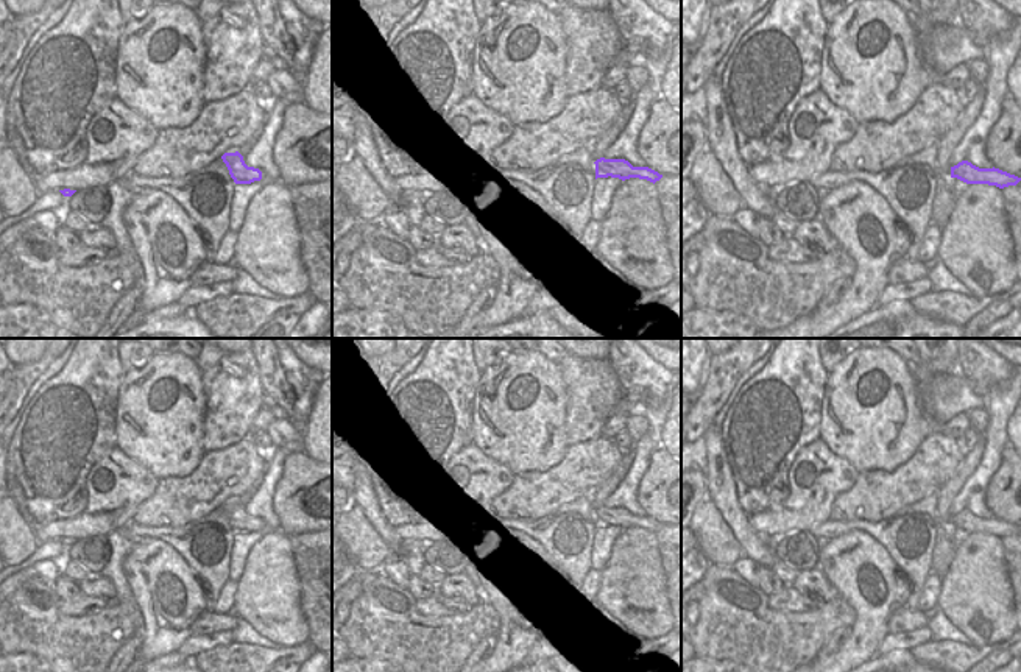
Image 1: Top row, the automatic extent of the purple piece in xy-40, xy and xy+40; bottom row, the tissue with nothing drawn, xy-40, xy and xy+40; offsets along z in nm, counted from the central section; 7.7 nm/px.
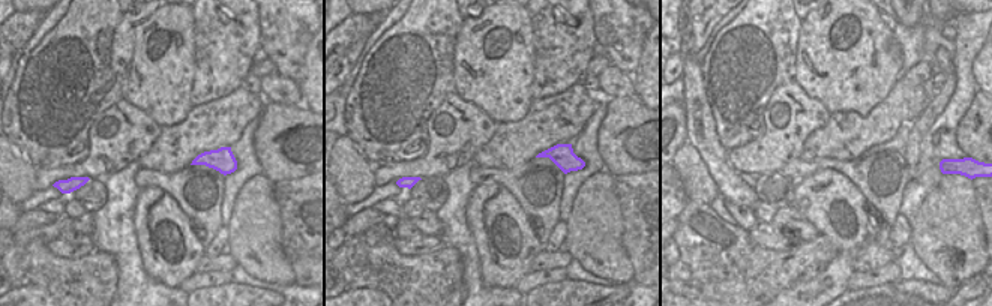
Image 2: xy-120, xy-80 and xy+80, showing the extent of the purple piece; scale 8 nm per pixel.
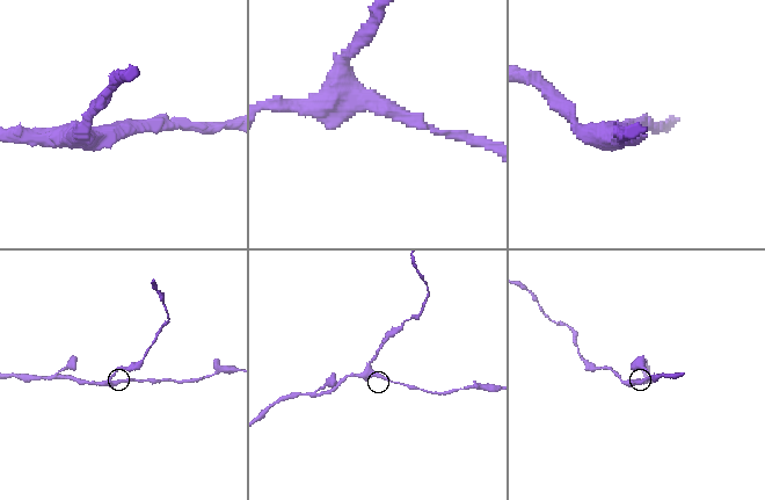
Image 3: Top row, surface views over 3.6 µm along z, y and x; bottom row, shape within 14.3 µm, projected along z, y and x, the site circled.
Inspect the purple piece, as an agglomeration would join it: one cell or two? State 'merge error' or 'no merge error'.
no merge error

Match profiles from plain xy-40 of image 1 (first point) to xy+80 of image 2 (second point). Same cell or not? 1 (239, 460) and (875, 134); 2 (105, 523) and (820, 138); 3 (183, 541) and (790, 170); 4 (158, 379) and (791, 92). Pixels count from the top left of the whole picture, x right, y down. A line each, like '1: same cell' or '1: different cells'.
1: same cell
2: different cells
3: same cell
4: different cells

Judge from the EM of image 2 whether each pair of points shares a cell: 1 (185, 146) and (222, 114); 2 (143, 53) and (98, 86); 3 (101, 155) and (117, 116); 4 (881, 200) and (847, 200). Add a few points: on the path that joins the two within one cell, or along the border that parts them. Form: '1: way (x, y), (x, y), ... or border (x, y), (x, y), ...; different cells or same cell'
1: way (194, 137), (213, 123); same cell
2: border (113, 39), (111, 72), (122, 98); different cells
3: way (110, 146), (117, 137), (117, 125); same cell
4: border (842, 173), (880, 215); different cells

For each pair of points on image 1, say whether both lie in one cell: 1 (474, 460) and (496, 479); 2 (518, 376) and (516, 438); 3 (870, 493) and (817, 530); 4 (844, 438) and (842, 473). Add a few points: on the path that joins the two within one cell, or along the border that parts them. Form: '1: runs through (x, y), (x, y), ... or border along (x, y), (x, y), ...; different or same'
1: runs through (479, 465), (491, 477); same
2: runs through (518, 392), (518, 423); same
3: border along (830, 518), (839, 521), (869, 519); different
4: border along (820, 438), (858, 473); different

